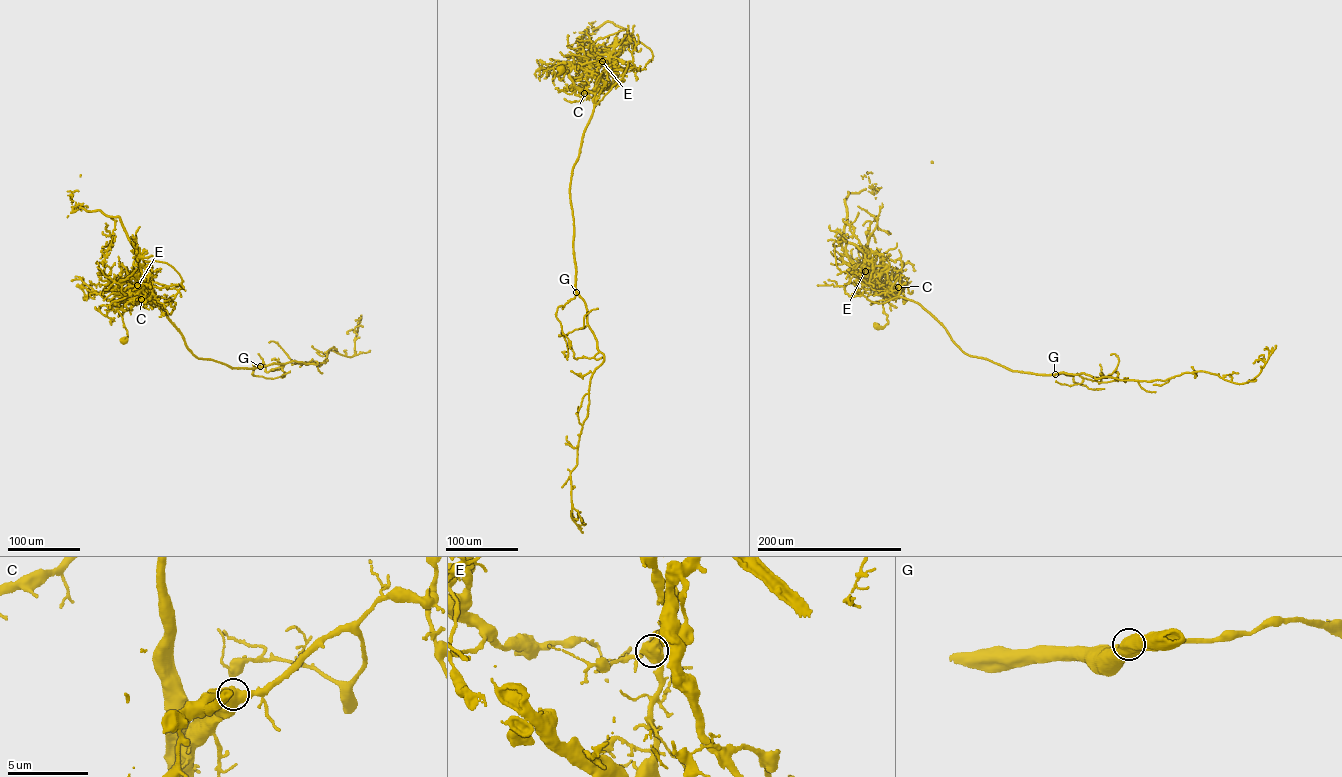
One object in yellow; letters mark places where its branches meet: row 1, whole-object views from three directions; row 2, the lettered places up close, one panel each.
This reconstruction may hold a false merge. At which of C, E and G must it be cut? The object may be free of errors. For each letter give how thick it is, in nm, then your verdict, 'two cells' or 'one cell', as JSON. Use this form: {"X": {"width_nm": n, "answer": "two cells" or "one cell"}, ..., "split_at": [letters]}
{"C": {"width_nm": 650, "answer": "one cell"}, "E": {"width_nm": 750, "answer": "two cells"}, "G": {"width_nm": 480, "answer": "one cell"}, "split_at": ["E"]}

